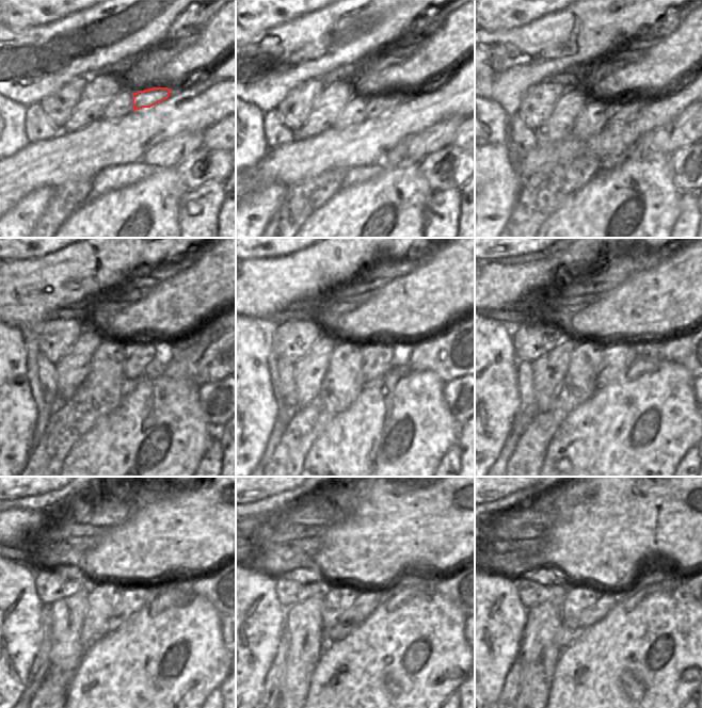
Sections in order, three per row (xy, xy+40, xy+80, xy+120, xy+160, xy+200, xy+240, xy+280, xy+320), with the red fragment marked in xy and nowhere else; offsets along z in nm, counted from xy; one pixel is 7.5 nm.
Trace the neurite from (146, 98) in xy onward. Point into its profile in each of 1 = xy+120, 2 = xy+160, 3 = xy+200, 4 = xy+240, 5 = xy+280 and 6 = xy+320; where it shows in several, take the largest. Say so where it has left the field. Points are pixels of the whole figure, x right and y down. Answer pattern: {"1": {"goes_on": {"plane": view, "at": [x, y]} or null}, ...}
{"1": {"goes_on": {"plane": "xy+120", "at": [137, 355]}}, "2": {"goes_on": {"plane": "xy+160", "at": [377, 356]}}, "3": {"goes_on": {"plane": "xy+200", "at": [613, 354]}}, "4": {"goes_on": {"plane": "xy+240", "at": [132, 598]}}, "5": {"goes_on": {"plane": "xy+280", "at": [368, 600]}}, "6": {"goes_on": {"plane": "xy+320", "at": [570, 630]}}}

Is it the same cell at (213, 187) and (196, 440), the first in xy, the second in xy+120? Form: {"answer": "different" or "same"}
{"answer": "different"}

